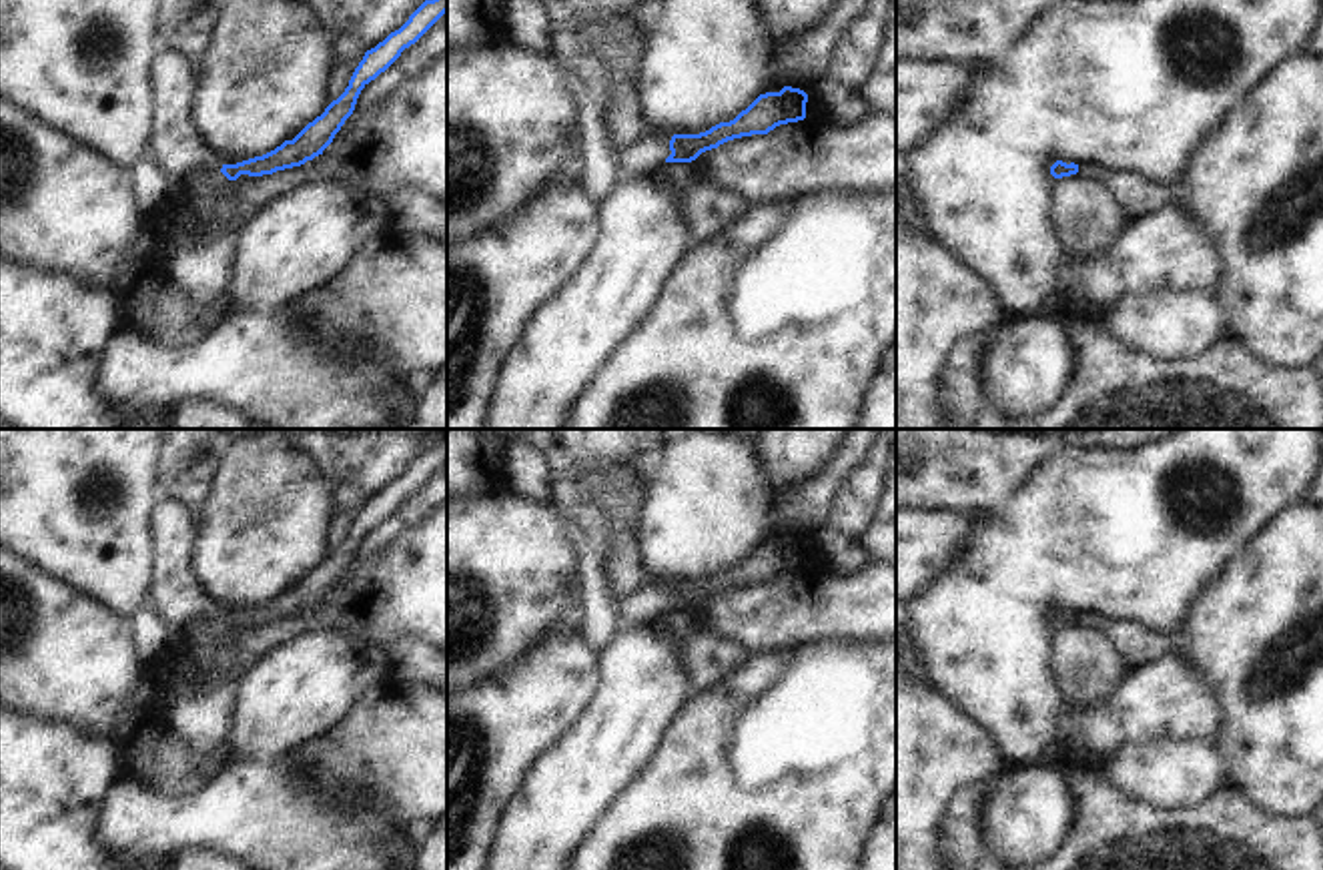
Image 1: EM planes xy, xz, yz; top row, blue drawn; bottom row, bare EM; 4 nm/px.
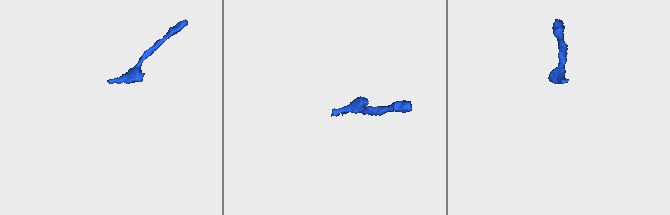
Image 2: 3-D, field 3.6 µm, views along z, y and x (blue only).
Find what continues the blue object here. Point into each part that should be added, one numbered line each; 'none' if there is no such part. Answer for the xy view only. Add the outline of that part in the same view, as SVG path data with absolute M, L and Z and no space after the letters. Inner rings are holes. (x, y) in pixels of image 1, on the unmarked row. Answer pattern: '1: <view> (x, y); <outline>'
1: xy (175, 596); M160 499L148 515L152 541L148 599L156 617L174 633L200 621L218 621L225 613L192 575L194 527L194 513L174 501Z

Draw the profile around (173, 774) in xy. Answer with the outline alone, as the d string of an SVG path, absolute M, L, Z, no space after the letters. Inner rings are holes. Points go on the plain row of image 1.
M166 732L154 750L154 768L150 772L154 794L162 798L178 798L194 792L202 780L182 744Z

